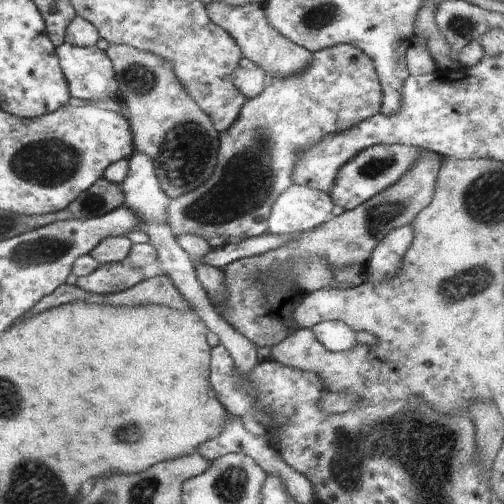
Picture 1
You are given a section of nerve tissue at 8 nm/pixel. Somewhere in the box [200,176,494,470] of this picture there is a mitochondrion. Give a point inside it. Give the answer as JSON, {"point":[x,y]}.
{"point":[377,217]}

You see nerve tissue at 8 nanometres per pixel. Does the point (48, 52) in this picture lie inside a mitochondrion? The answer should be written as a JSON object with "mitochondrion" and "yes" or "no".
{"mitochondrion":"no"}

